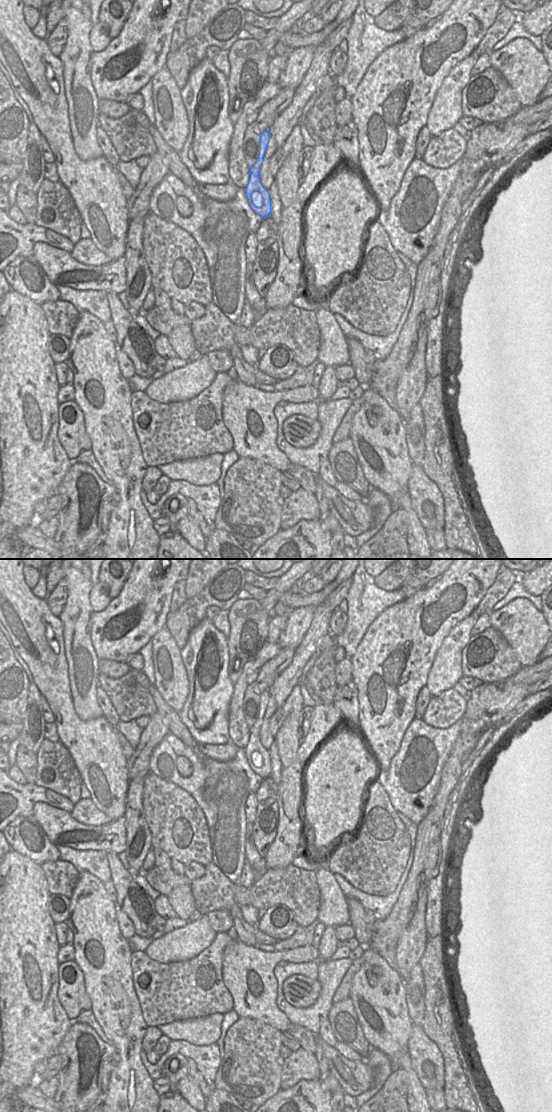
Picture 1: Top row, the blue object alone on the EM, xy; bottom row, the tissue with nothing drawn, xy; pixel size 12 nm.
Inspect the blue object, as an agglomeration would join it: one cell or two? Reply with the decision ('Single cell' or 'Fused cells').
Single cell.

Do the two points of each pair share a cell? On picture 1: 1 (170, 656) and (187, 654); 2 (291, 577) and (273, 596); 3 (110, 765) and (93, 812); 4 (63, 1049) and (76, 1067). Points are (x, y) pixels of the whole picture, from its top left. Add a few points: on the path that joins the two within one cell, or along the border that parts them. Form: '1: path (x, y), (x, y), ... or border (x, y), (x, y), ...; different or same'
1: border (180, 649), (182, 664), (187, 678); different
2: path (286, 582), (278, 591); same
3: border (90, 798), (111, 821); different
4: path (67, 1053), (76, 1063); same

